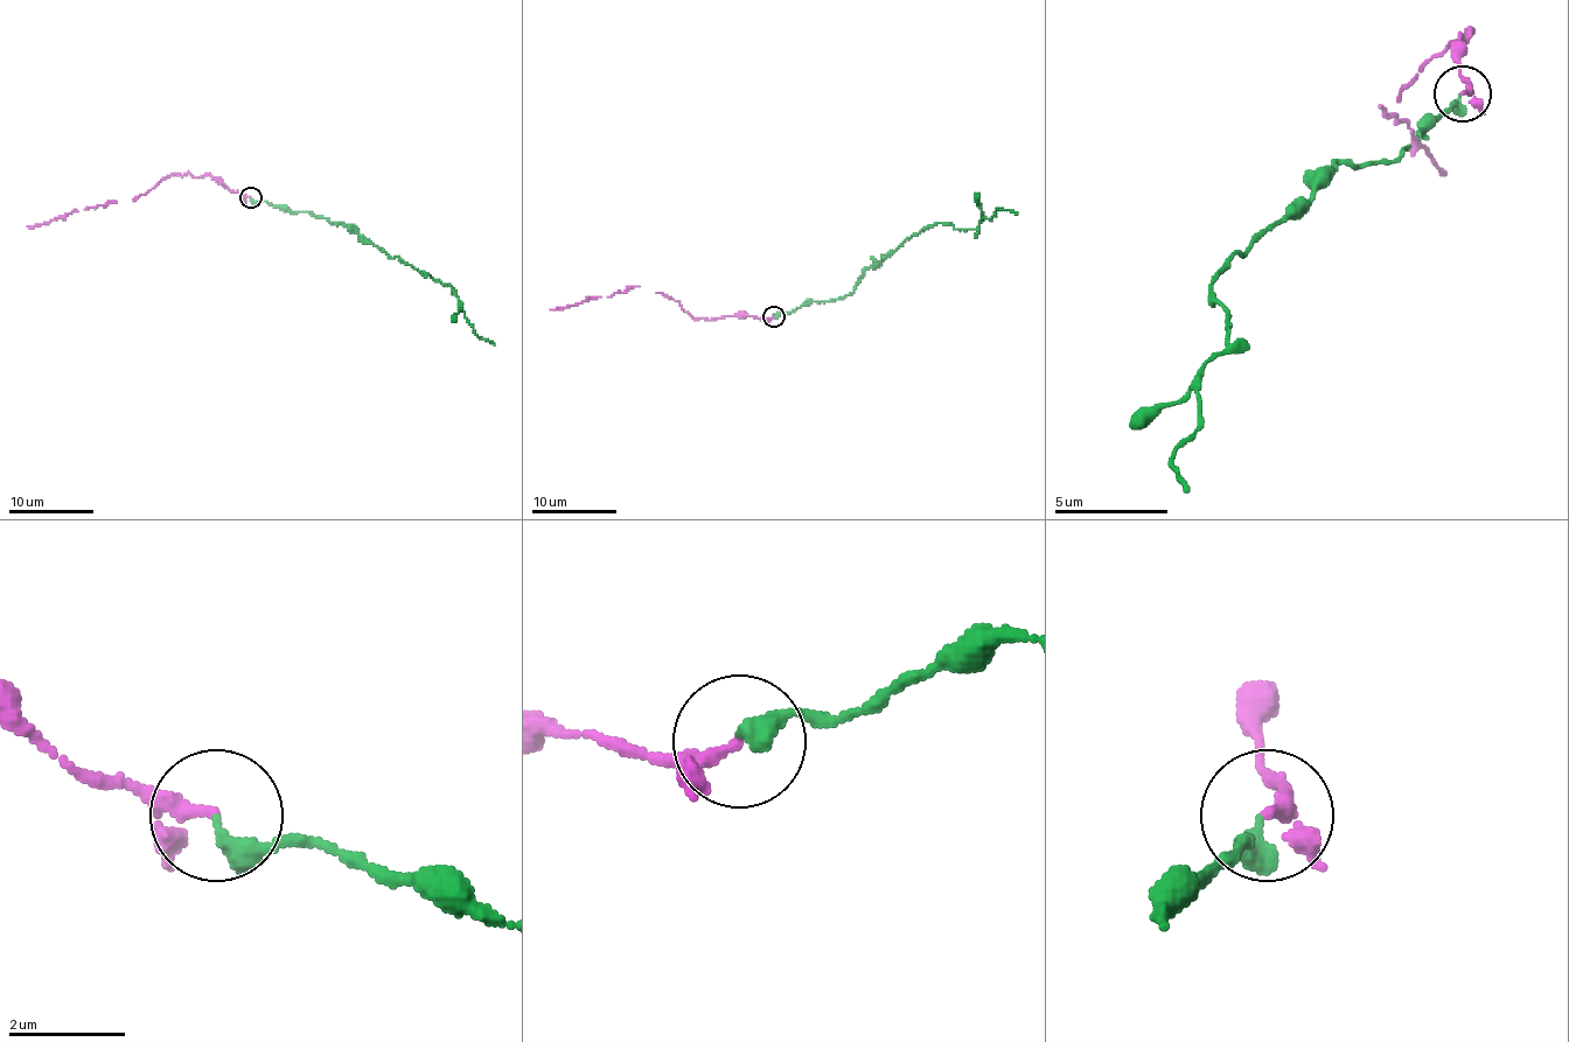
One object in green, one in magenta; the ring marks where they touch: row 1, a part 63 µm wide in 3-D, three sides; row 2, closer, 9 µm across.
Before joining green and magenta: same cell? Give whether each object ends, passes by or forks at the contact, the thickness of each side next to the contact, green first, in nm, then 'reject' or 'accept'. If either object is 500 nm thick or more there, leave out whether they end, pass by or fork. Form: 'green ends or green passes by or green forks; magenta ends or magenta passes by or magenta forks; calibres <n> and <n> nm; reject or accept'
green ends; magenta passes by; calibres 300 and 170 nm; accept

